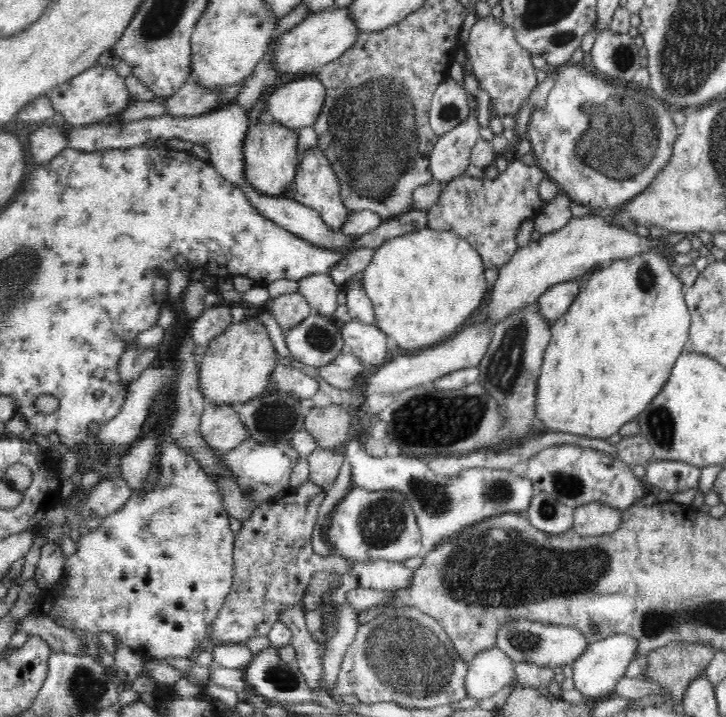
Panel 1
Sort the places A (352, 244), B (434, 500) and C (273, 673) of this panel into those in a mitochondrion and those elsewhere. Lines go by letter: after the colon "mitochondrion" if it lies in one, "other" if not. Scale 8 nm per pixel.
A: other
B: mitochondrion
C: mitochondrion

